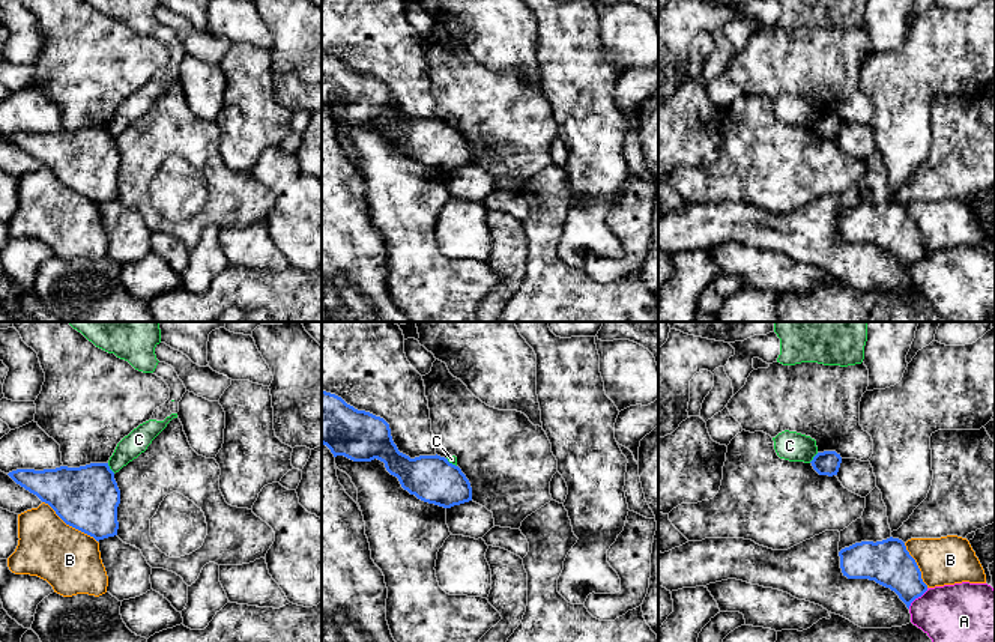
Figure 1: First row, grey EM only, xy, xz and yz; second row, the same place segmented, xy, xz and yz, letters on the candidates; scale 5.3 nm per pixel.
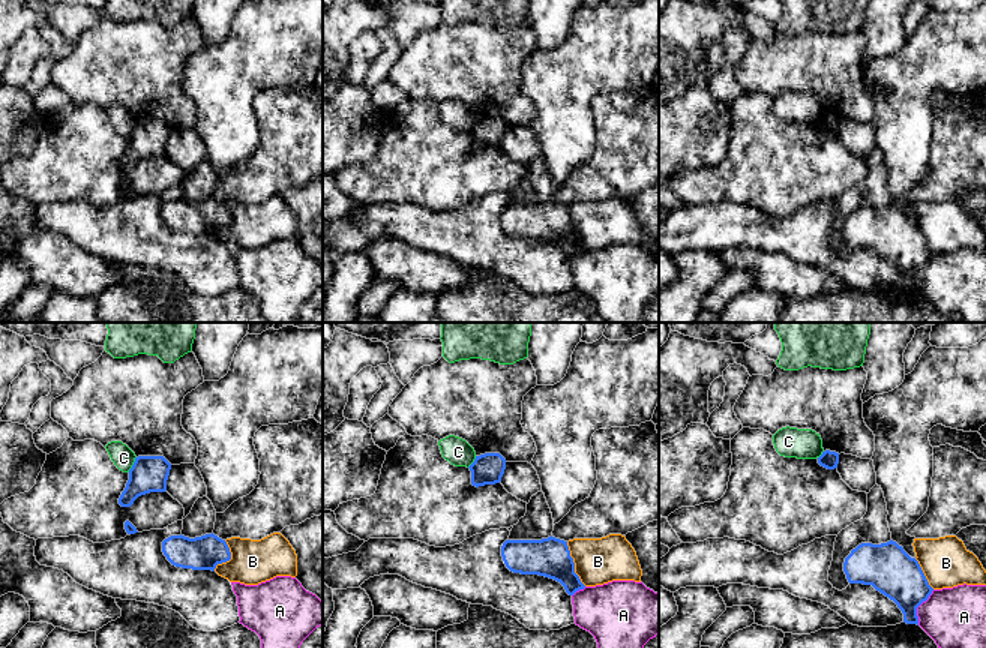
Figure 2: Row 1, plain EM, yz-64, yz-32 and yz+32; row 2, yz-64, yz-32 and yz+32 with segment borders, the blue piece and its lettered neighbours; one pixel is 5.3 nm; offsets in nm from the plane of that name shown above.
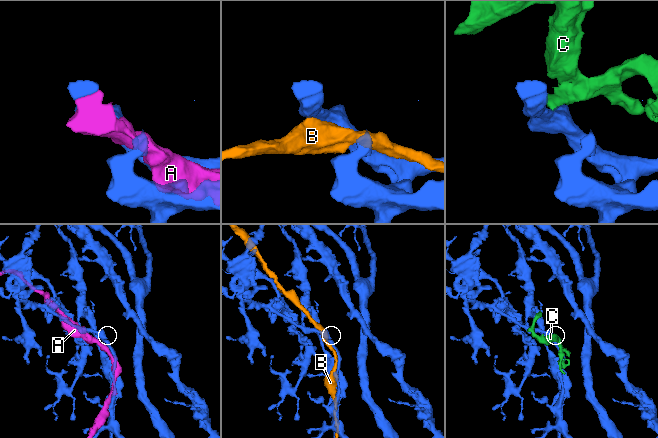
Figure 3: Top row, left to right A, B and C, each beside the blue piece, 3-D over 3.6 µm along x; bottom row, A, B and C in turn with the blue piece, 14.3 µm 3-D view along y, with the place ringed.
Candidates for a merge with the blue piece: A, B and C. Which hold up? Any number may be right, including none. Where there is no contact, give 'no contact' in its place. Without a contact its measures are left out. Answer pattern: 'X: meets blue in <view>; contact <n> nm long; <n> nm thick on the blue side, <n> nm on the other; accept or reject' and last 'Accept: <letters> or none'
A: meets blue in yz; contact 160 nm long; 240 nm thick on the blue side, 360 nm on the other; reject
B: meets blue in xy; contact 360 nm long; 340 nm thick on the blue side, 320 nm on the other; reject
C: meets blue in xy; contact 70 nm long; 340 nm thick on the blue side, 120 nm on the other; reject
Accept: none

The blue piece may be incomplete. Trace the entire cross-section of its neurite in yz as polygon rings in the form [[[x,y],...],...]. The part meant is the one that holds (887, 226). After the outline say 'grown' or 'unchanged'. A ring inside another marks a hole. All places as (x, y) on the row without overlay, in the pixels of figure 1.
[[[899,201],[861,204],[839,215],[848,242],[869,242],[894,254],[909,272],[927,254],[915,223]]] | unchanged

